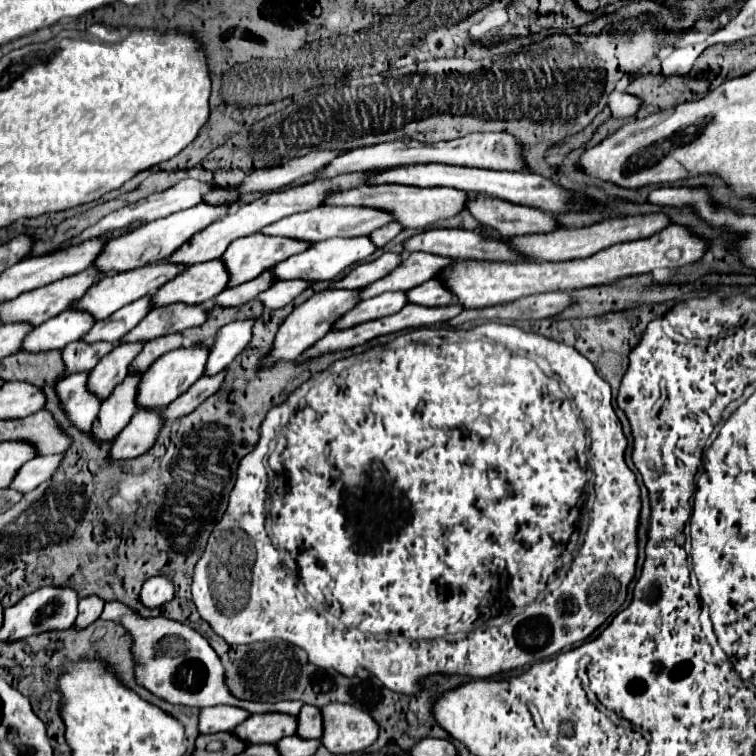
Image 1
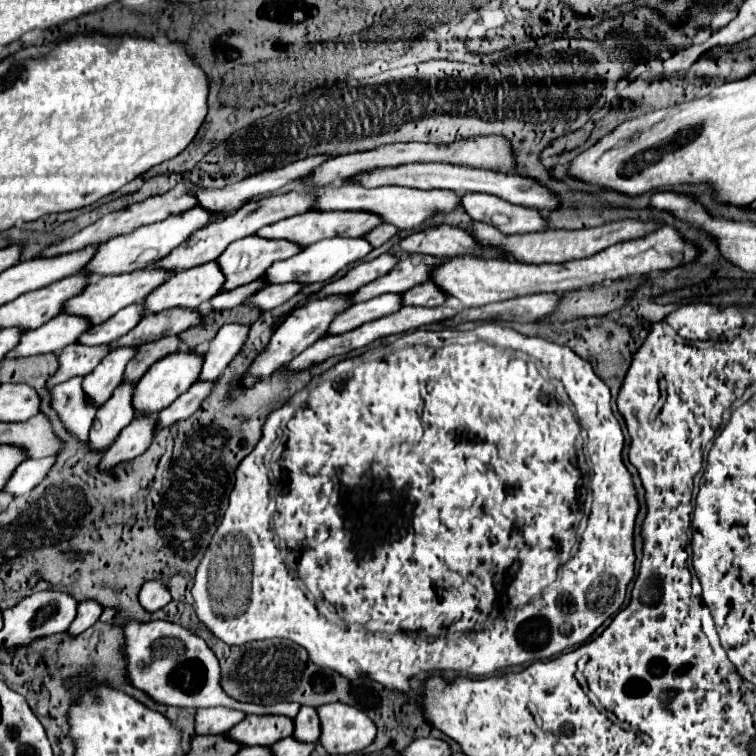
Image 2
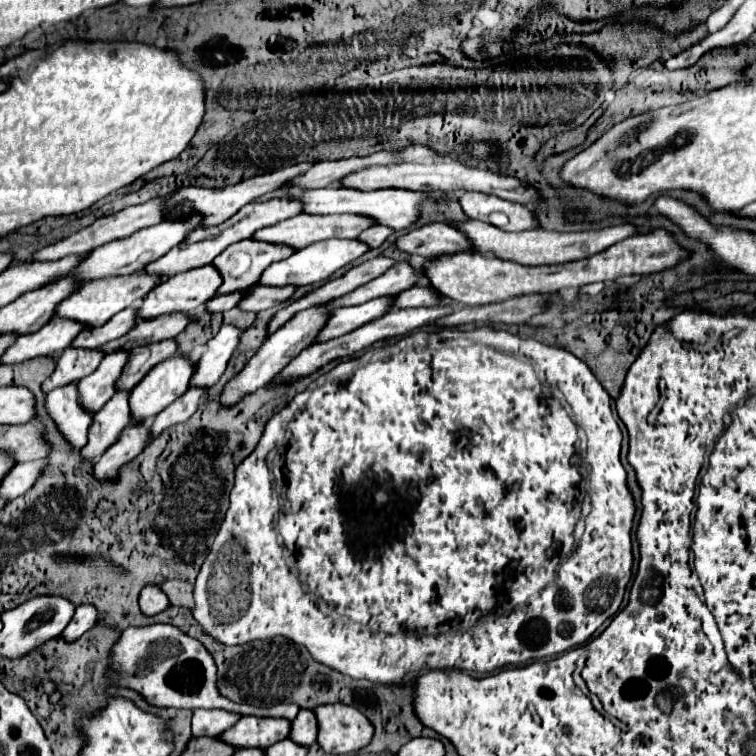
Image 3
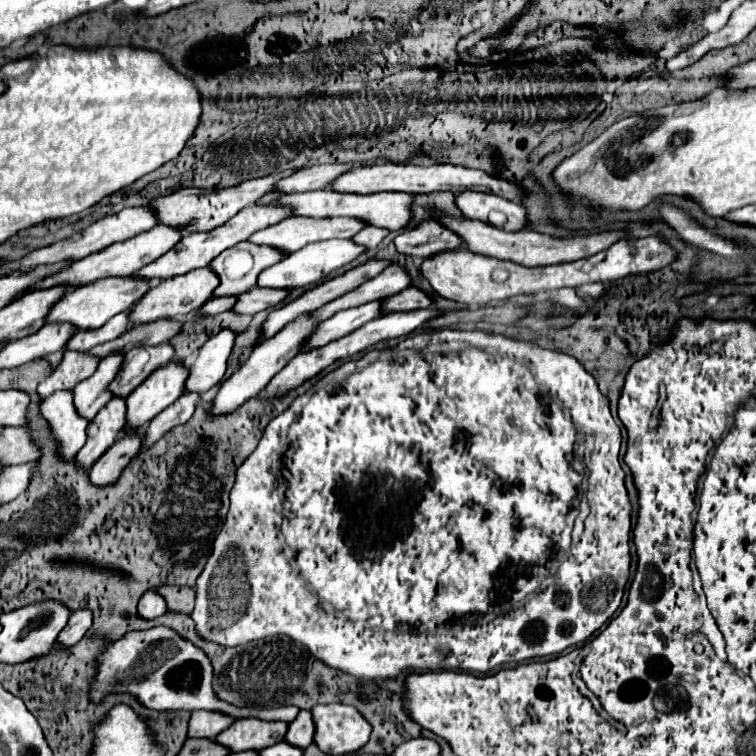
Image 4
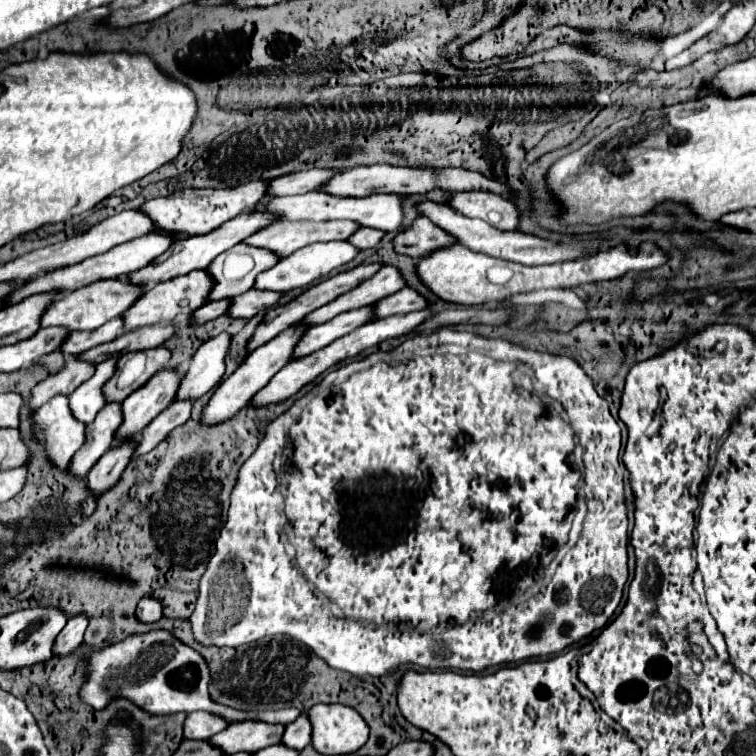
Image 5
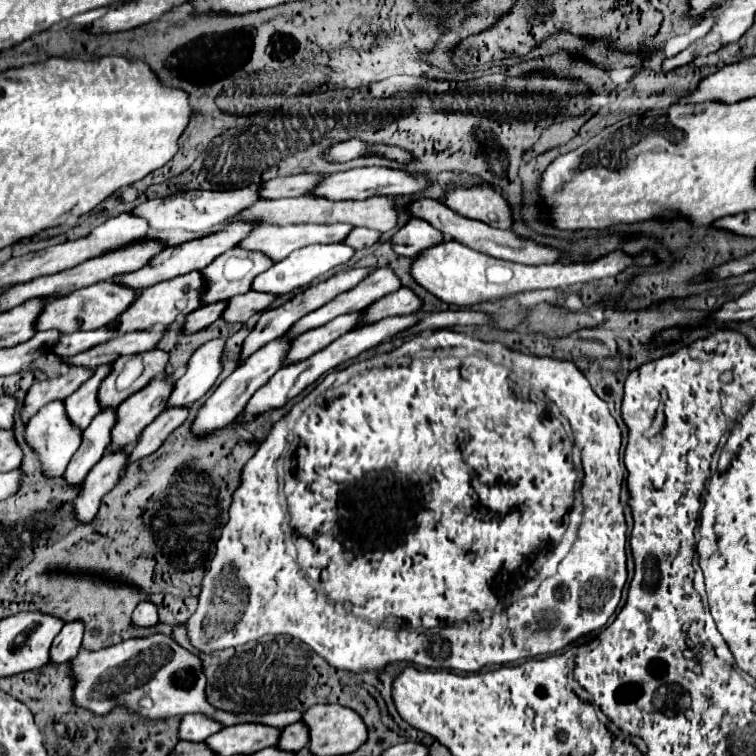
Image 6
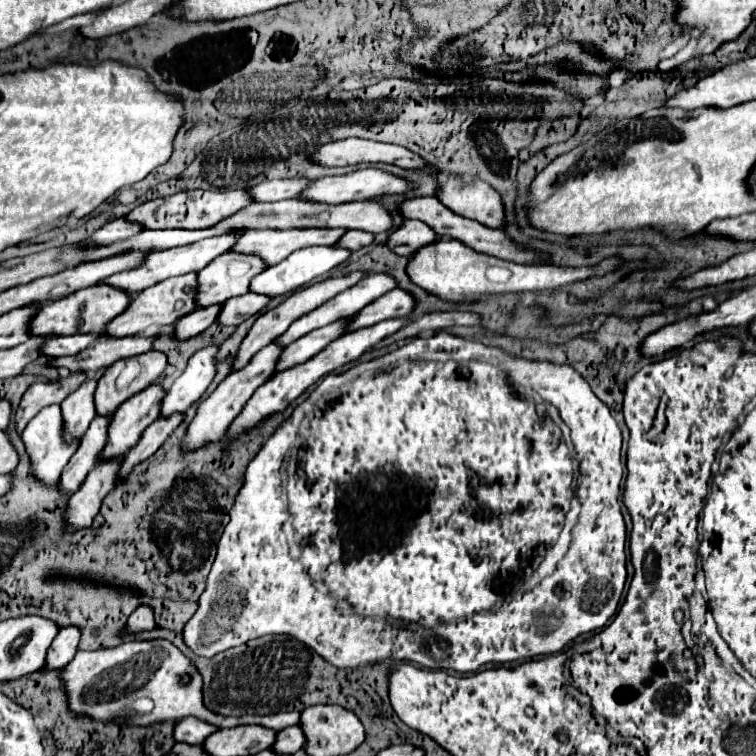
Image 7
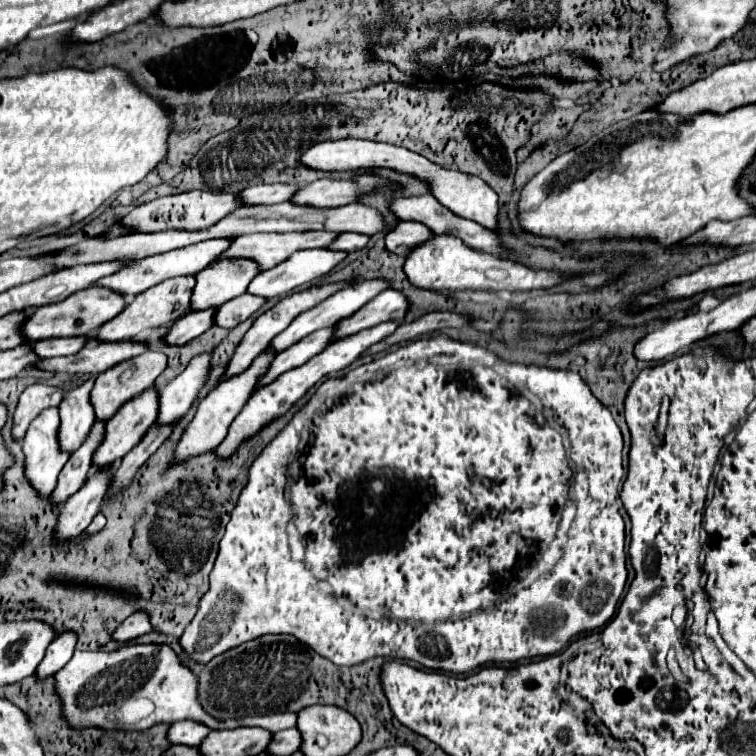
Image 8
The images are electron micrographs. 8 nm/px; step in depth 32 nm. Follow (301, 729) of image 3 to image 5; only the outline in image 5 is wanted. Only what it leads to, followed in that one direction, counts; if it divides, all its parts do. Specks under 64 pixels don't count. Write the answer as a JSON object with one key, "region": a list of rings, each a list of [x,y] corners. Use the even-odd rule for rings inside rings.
{"region":[[[302,712],[292,724],[286,726],[286,732],[282,736],[282,744],[288,748],[304,750],[312,742],[312,724],[308,720],[308,714]]]}

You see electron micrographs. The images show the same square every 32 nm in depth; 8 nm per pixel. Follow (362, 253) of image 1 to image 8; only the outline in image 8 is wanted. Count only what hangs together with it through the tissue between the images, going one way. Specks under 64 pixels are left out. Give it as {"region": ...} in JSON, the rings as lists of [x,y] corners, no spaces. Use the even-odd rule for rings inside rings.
{"region":[[[310,248],[294,252],[288,260],[284,260],[284,264],[278,264],[276,268],[254,276],[248,292],[264,298],[290,294],[292,290],[302,288],[320,276],[326,276],[346,256],[348,252],[330,248]]]}

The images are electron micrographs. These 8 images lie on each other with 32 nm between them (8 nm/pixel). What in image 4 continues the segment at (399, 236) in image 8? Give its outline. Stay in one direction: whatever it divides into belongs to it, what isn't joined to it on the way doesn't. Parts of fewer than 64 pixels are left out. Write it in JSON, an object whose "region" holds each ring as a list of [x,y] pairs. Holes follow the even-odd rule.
{"region":[[[426,220],[416,228],[404,230],[402,234],[396,236],[394,244],[398,252],[408,256],[422,256],[422,258],[436,256],[436,252],[466,248],[466,244],[458,240],[456,232],[434,220]]]}

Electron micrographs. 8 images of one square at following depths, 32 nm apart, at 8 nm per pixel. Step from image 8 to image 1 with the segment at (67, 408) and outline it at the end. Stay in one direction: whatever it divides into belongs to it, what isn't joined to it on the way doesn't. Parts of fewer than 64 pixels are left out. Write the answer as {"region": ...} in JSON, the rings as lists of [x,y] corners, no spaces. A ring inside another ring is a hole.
{"region":[[[118,344],[112,352],[104,356],[96,364],[96,368],[88,376],[88,388],[98,394],[102,400],[110,396],[110,392],[128,376],[128,368],[132,360],[140,354],[140,348],[144,344]]]}

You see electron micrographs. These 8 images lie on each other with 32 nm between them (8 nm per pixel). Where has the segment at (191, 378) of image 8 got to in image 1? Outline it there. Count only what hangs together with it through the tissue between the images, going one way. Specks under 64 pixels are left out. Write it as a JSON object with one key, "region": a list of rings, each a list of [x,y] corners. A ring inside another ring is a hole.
{"region":[[[256,318],[252,320],[238,320],[232,324],[226,324],[220,330],[220,336],[214,340],[210,348],[210,358],[206,364],[206,376],[218,374],[224,370],[252,340],[252,328],[256,324]]]}

